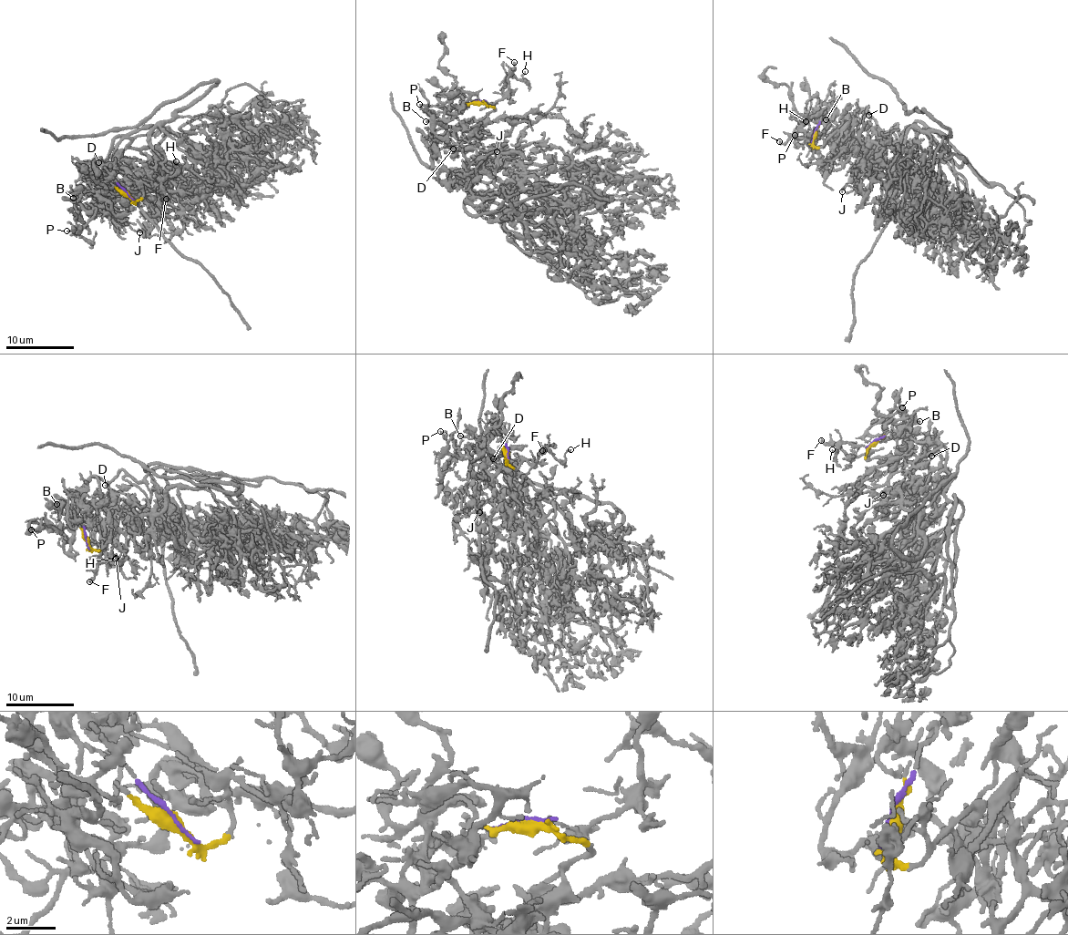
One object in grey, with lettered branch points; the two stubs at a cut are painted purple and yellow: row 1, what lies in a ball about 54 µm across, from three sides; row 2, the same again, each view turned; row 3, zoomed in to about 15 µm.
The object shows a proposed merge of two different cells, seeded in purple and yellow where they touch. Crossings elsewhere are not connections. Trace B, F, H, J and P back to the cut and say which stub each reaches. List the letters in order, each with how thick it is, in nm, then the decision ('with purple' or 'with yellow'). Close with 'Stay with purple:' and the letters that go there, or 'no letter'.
B: 180 nm thick; with purple
F: 90 nm thick; with yellow
H: 130 nm thick; with yellow
J: 180 nm thick; with purple
P: 140 nm thick; with yellow
Stay with purple: B, J

